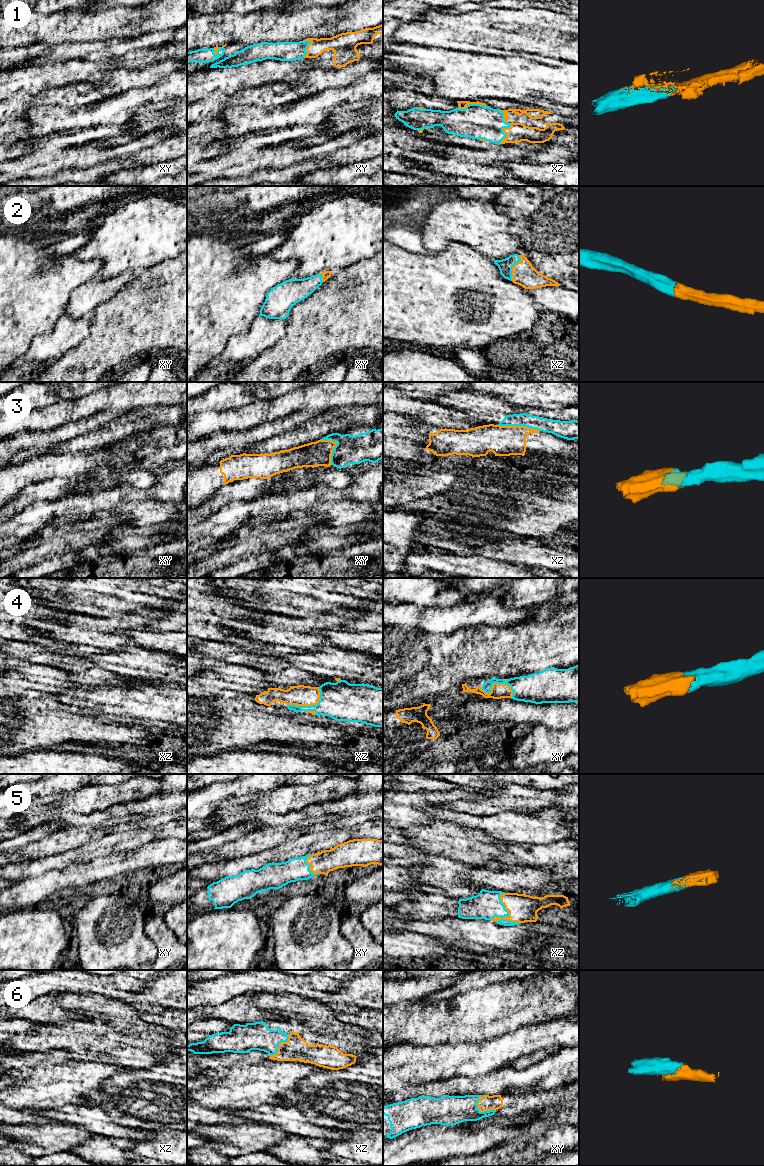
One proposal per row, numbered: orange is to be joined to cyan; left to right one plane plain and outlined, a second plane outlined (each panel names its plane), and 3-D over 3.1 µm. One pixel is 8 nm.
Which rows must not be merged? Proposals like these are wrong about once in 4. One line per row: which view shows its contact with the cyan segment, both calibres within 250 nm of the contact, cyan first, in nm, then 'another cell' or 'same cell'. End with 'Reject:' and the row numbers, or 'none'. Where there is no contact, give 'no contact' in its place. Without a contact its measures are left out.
1: xz | 280/60 nm | same cell
2: xz | 110/190 nm | same cell
3: xz | 110/240 nm | another cell
4: xz | 320/170 nm | same cell
5: xz | 220/220 nm | same cell
6: xy | 240/120 nm | same cell
Reject: 3

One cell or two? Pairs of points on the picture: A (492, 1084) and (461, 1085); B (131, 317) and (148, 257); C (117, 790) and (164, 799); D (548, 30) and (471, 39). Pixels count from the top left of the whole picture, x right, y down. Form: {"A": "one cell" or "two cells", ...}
{"A": "one cell", "B": "two cells", "C": "two cells", "D": "one cell"}

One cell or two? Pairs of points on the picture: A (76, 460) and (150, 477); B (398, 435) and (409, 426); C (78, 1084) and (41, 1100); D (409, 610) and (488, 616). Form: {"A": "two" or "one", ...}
{"A": "two", "B": "one", "C": "one", "D": "one"}

